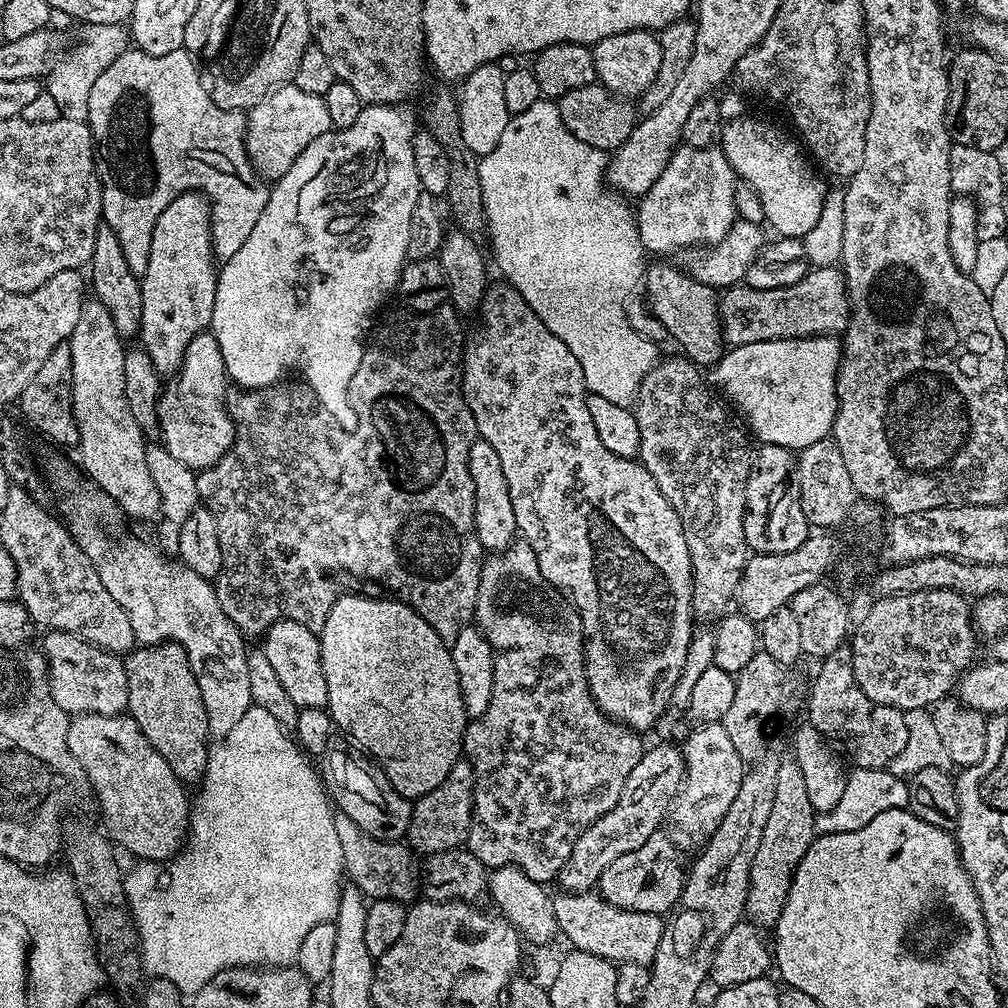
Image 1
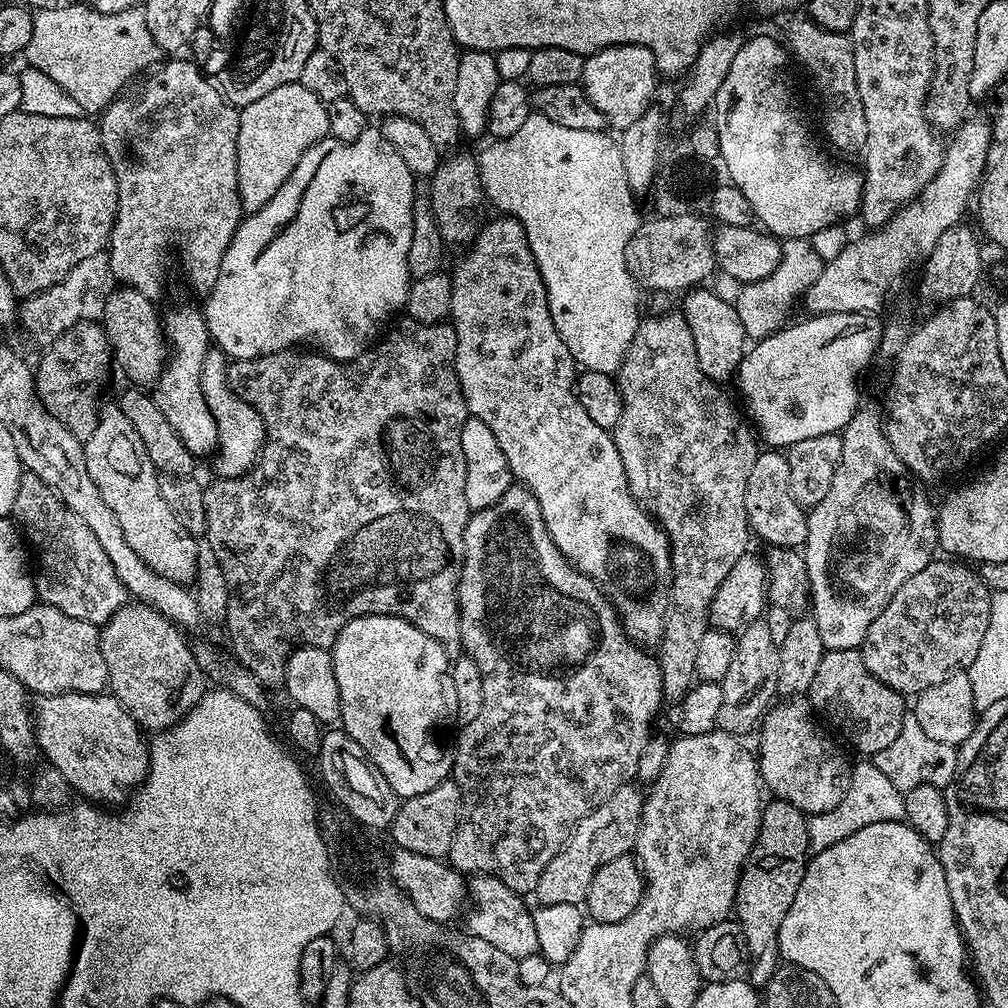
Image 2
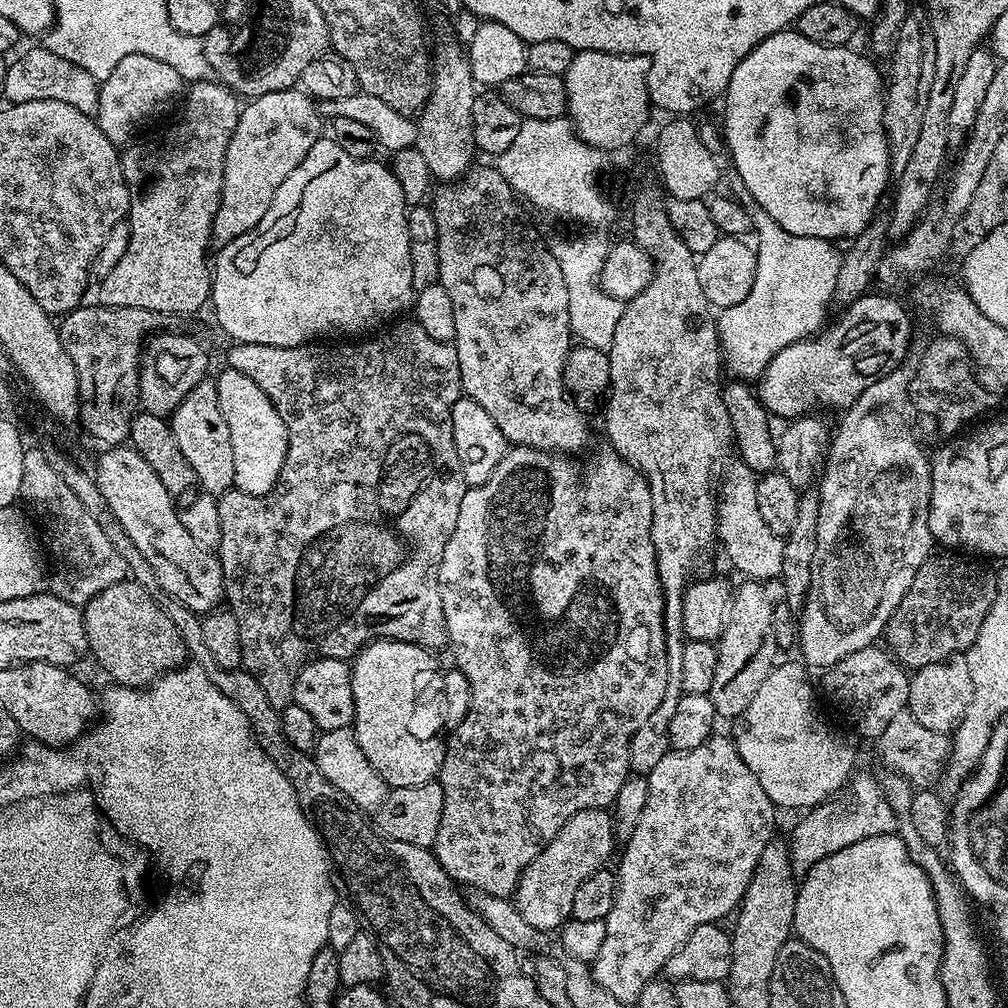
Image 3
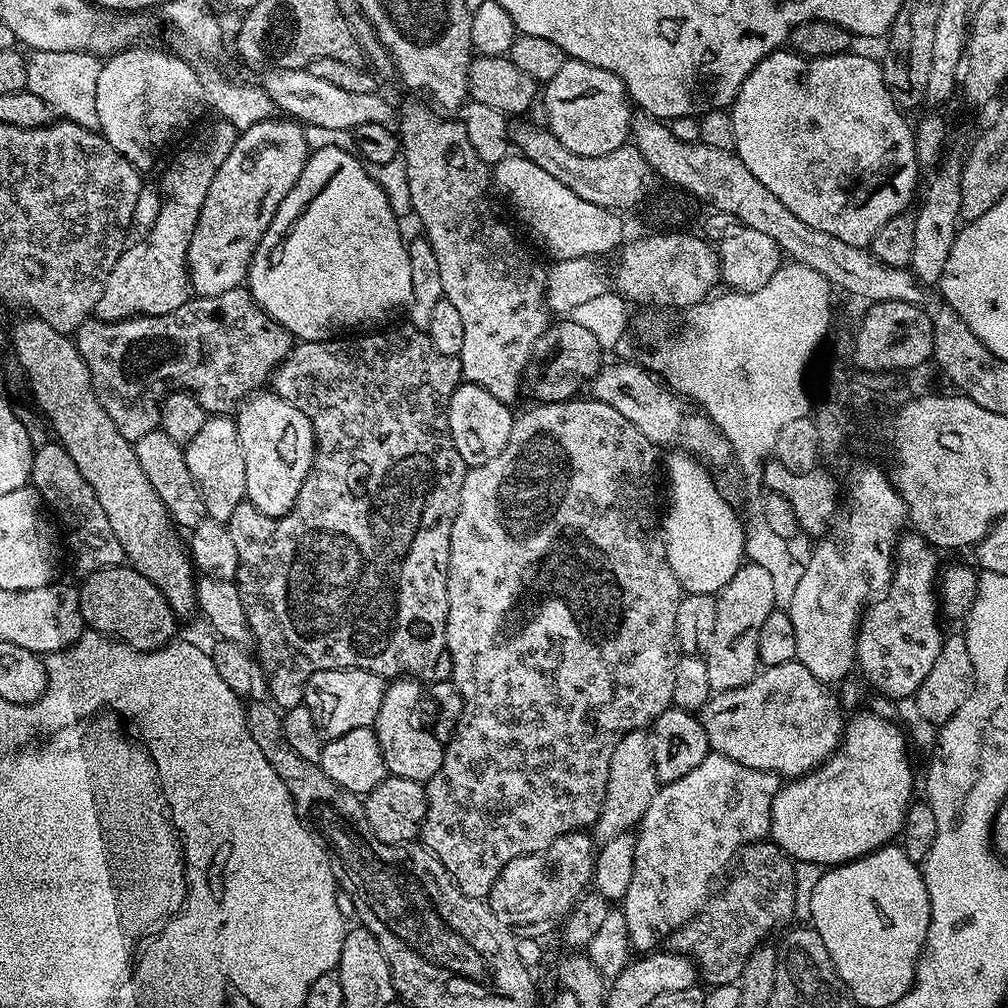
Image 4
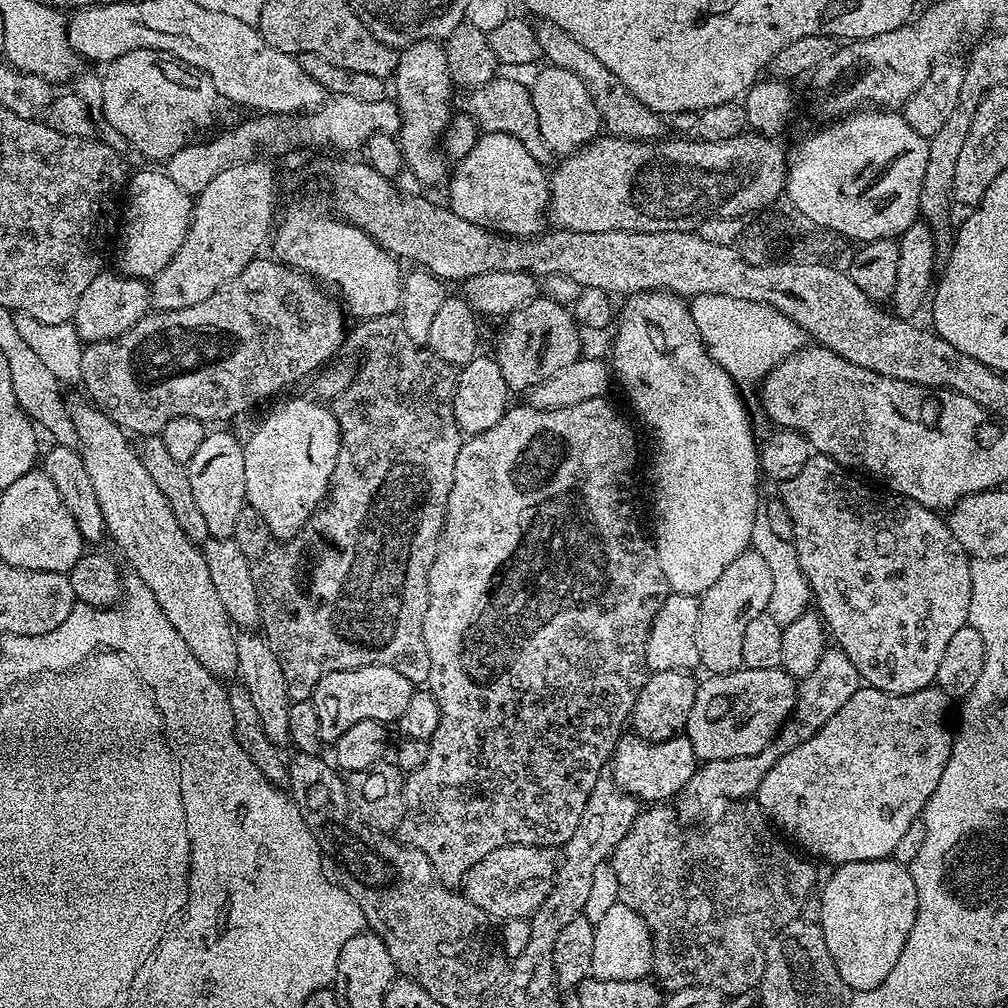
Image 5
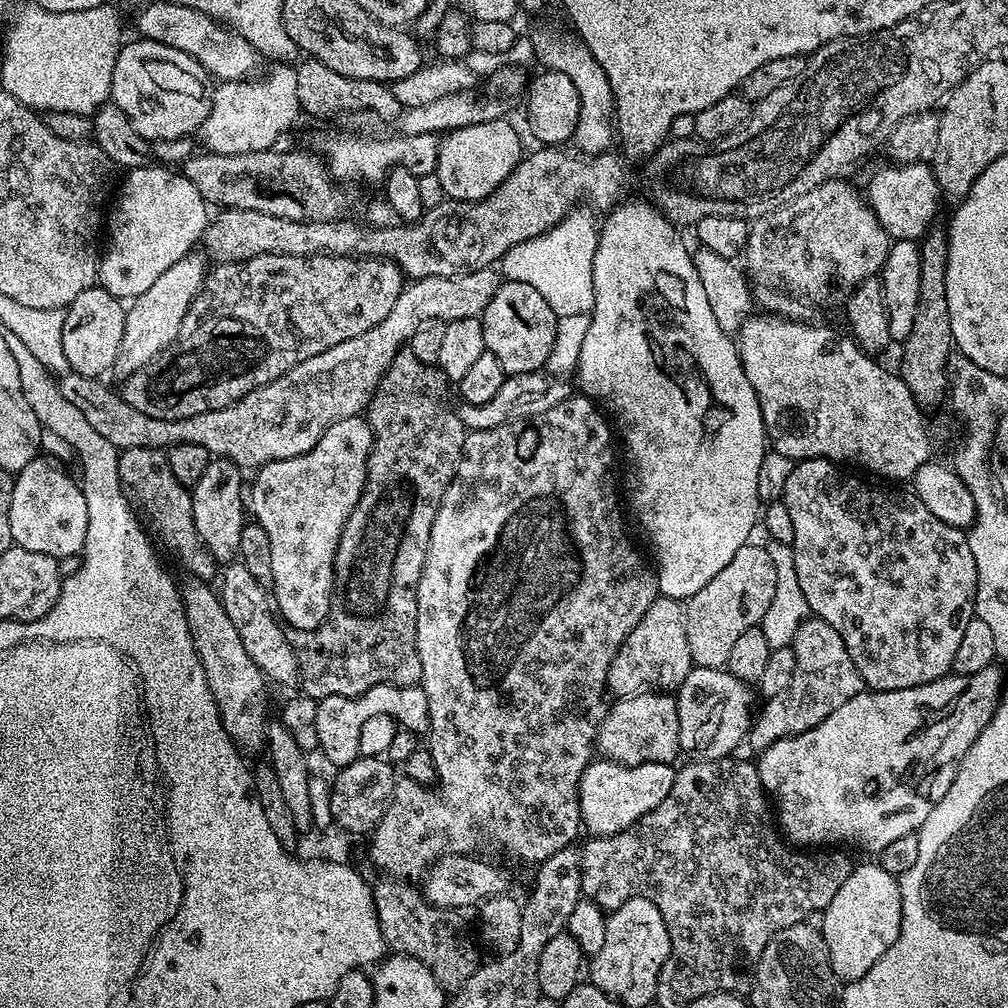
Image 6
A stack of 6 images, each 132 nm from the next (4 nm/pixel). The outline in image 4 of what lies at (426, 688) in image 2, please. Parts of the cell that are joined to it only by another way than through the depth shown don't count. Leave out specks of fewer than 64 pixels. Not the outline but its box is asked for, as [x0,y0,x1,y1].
[374,678,444,782]

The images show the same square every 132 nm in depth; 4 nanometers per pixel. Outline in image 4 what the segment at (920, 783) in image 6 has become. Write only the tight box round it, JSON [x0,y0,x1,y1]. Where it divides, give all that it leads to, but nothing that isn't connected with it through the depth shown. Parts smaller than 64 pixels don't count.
[770,710,912,866]

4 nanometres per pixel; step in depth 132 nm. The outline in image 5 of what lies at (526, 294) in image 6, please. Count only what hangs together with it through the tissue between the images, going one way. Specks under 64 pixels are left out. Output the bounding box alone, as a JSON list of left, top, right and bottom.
[494,299,581,393]

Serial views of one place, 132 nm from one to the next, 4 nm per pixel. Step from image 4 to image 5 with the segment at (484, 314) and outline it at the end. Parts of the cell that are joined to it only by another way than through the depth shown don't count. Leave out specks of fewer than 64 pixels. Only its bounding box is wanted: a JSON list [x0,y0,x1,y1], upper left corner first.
[394,40,454,185]

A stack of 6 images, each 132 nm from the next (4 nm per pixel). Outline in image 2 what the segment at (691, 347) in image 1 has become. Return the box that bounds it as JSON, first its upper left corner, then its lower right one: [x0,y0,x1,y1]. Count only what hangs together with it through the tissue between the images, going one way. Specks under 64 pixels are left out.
[682,286,750,382]

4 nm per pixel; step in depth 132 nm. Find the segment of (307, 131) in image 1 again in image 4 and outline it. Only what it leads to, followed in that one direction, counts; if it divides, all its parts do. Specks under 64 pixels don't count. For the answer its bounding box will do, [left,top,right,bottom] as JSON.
[188,118,310,296]

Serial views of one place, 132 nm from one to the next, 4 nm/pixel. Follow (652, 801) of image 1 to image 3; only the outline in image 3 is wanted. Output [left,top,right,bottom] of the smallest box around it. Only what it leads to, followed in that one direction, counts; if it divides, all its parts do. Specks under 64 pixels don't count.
[514,808,617,932]

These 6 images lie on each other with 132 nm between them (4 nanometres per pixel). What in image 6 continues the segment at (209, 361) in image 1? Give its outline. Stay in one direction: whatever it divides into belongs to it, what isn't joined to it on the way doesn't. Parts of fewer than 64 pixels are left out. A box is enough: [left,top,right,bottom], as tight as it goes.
[250,416,372,633]

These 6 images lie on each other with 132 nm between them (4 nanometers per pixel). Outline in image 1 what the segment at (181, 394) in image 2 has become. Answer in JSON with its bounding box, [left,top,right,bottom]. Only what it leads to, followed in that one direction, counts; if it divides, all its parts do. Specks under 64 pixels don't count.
[138,192,218,377]

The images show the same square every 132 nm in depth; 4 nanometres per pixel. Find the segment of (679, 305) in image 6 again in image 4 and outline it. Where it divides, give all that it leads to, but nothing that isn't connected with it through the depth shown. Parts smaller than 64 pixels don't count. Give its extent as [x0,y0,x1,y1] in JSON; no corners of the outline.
[662,454,745,596]

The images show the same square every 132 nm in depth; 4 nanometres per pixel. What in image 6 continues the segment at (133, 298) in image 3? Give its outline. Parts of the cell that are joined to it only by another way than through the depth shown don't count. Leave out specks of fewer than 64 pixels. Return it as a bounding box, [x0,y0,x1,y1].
[62,286,126,378]

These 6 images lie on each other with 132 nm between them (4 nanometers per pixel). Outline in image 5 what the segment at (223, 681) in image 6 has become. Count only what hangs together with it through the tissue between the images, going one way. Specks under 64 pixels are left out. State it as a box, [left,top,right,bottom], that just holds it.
[68,404,238,678]

